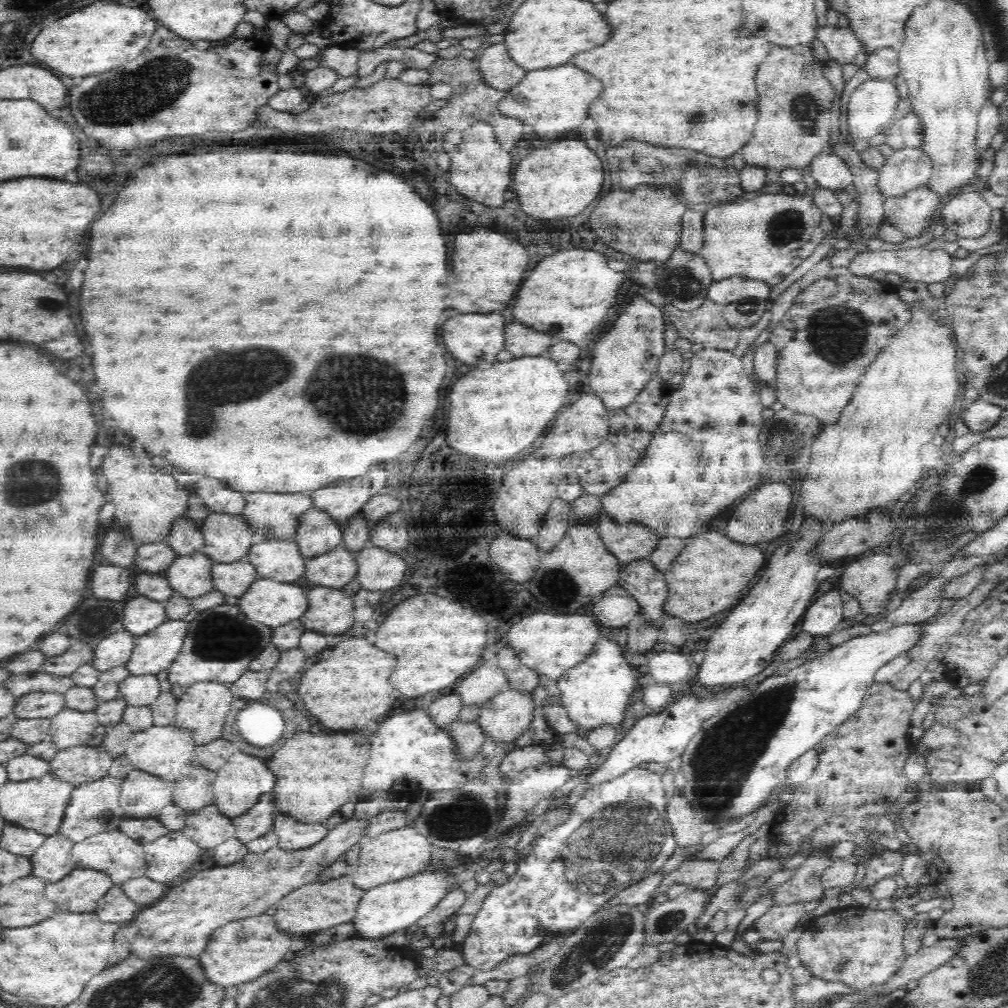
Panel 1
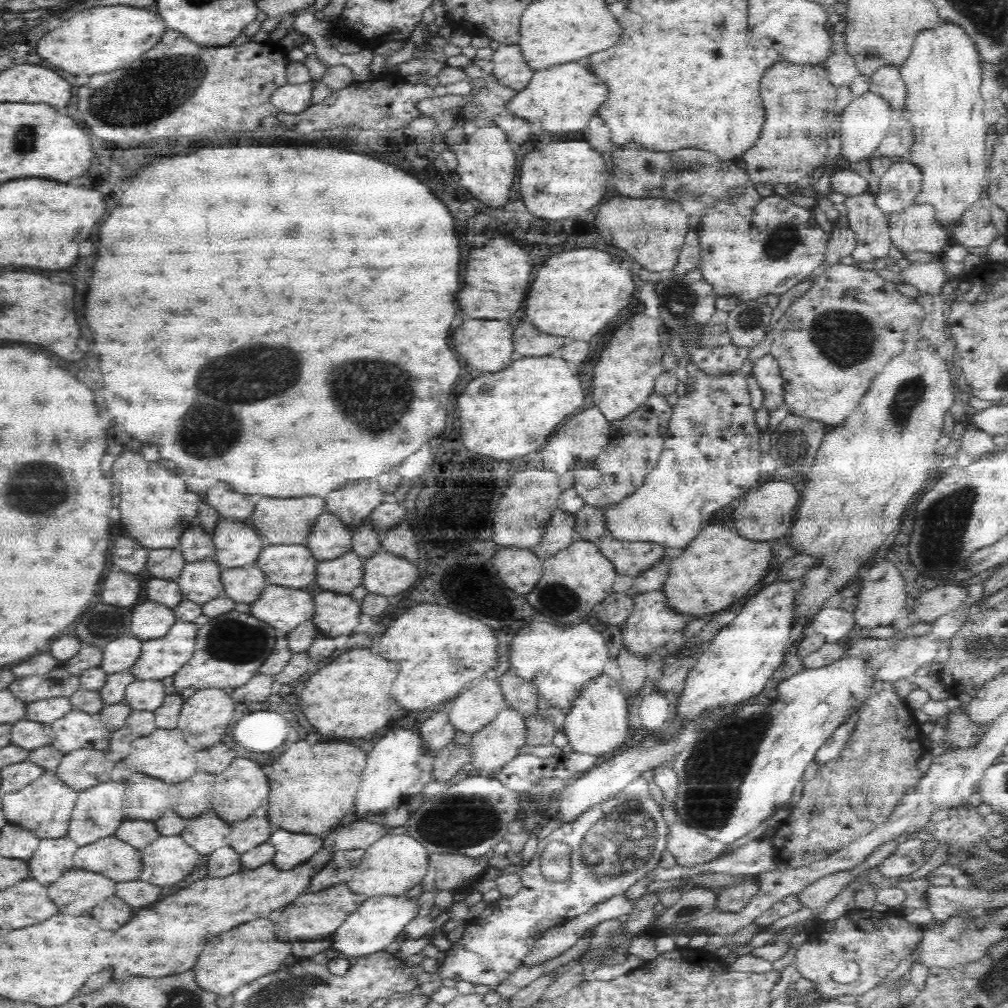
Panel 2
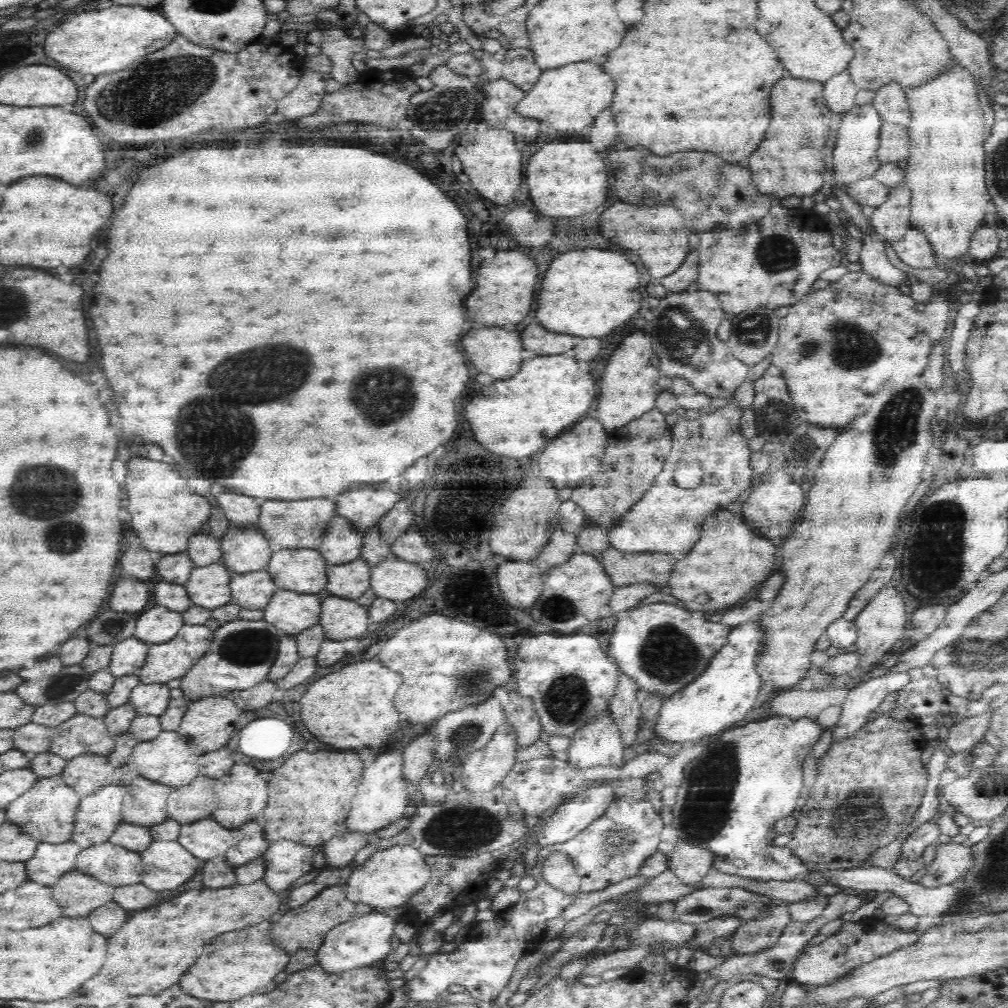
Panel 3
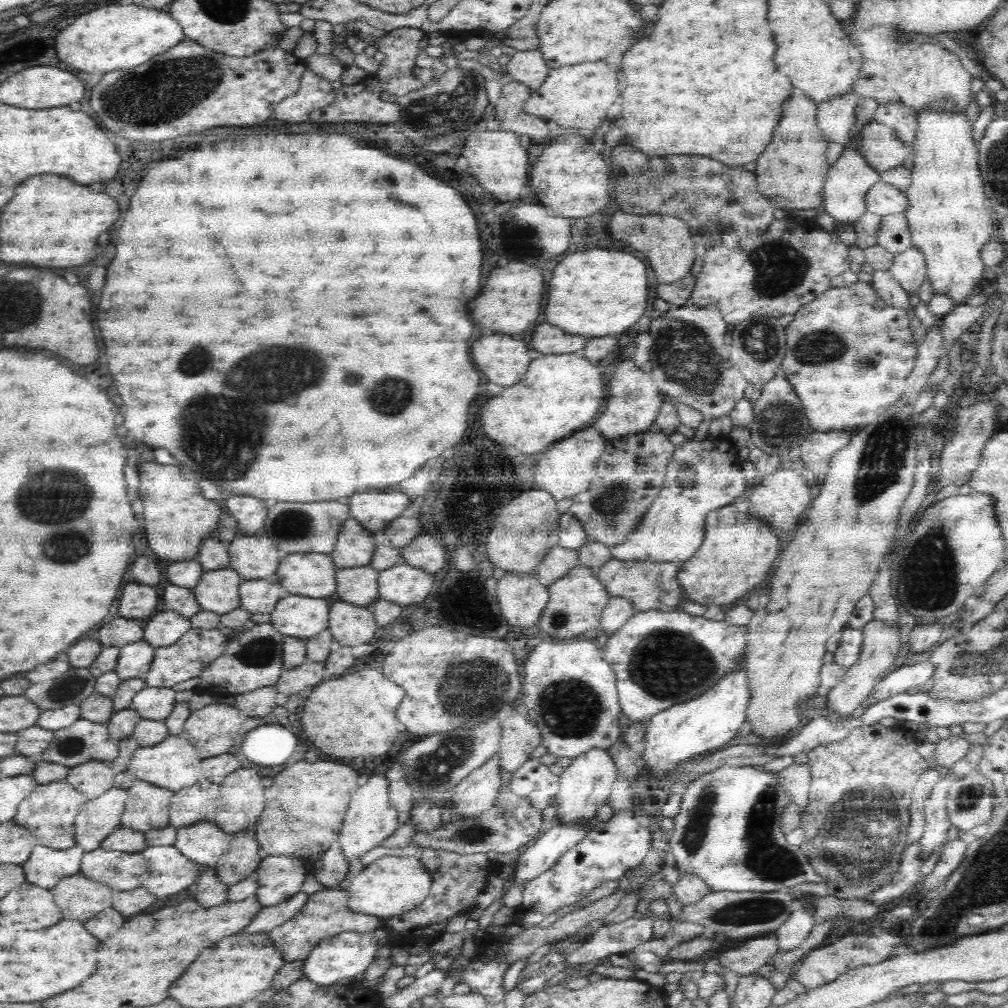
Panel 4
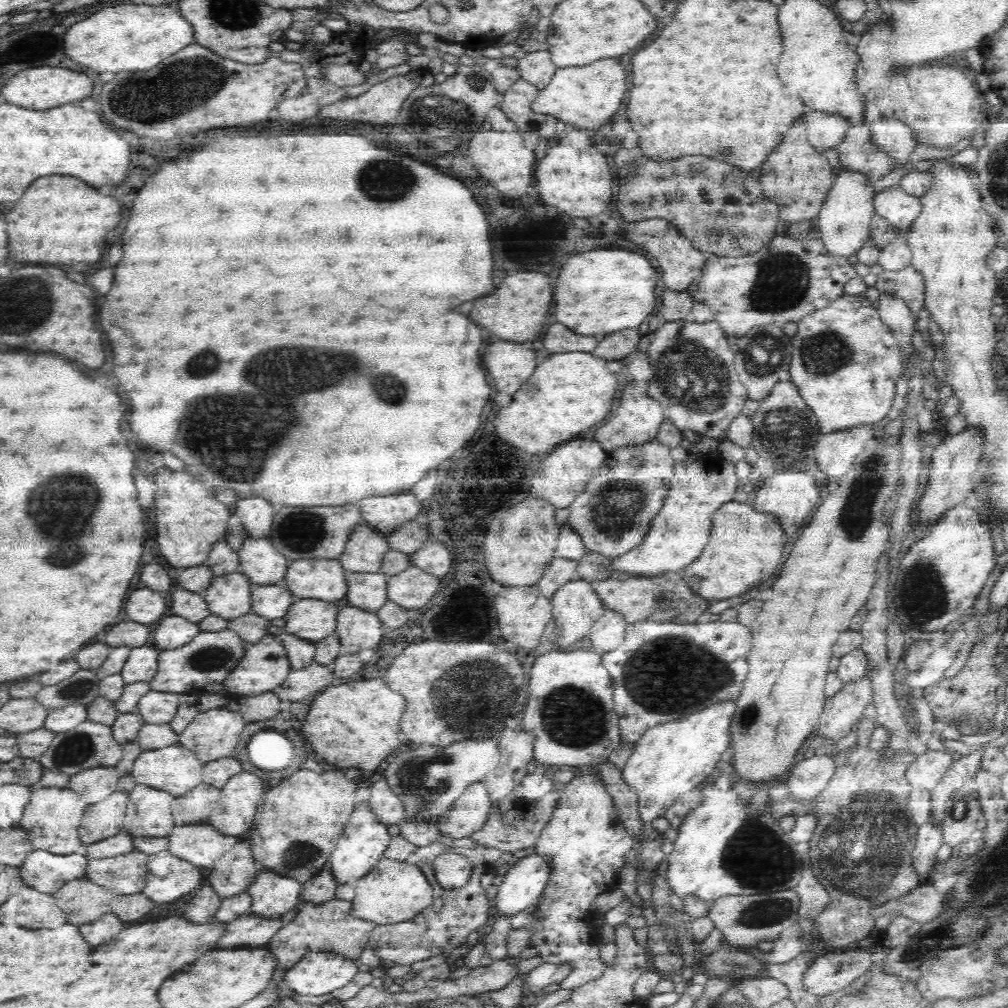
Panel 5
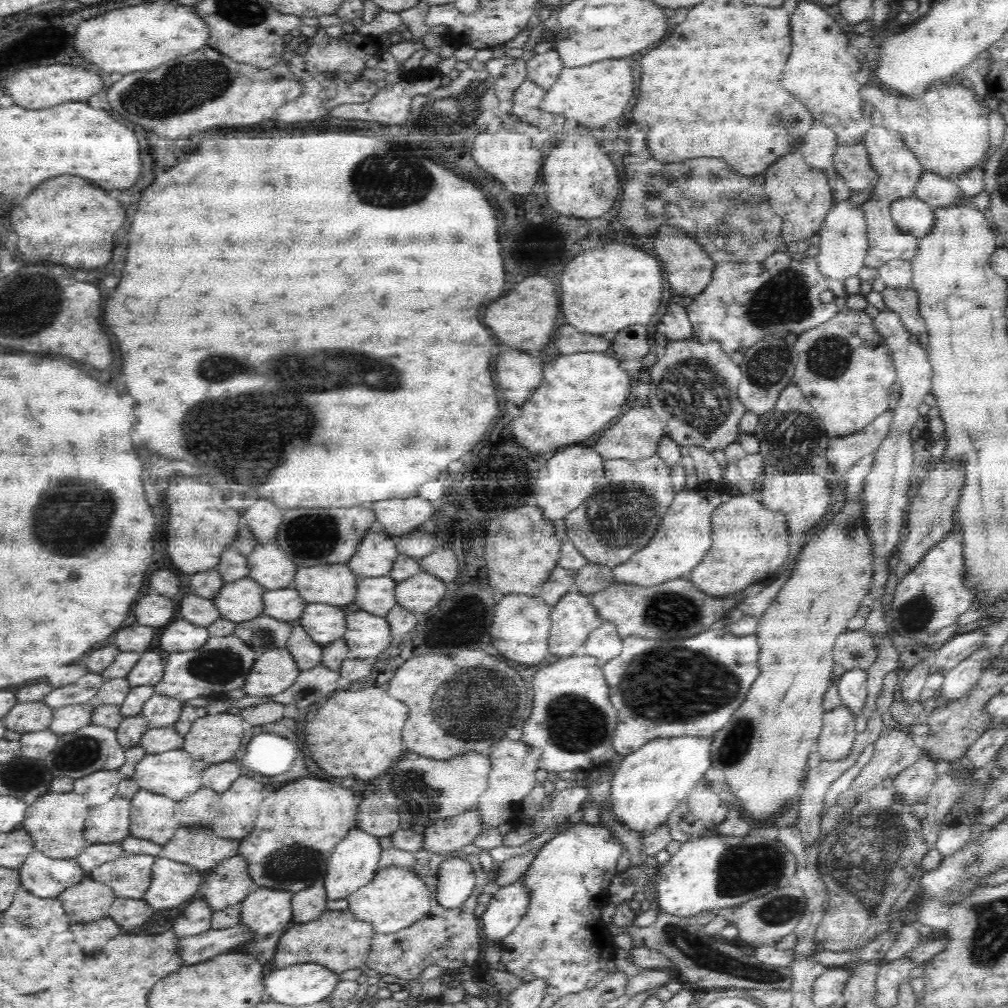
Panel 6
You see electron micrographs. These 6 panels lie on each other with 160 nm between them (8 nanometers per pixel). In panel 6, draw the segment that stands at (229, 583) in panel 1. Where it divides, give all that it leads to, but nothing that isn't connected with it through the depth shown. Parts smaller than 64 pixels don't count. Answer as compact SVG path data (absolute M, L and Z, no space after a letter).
M294 586L265 589L262 592L262 614L281 621L291 621L300 616L306 602L298 594Z

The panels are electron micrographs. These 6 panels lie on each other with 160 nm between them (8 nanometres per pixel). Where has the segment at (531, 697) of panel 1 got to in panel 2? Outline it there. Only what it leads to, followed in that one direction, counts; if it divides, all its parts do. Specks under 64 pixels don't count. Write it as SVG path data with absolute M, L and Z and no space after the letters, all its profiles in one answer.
M507 703L492 722L471 735L471 766L481 772L498 771L526 742L527 717Z

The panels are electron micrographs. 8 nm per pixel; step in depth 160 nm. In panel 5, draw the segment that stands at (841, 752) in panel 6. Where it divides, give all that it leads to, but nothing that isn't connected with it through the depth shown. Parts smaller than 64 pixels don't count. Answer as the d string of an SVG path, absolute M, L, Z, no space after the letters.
M864 670L864 674L856 680L843 682L842 688L836 694L826 698L816 727L821 734L845 736L858 722L862 710L872 702L873 686L867 671L870 672Z

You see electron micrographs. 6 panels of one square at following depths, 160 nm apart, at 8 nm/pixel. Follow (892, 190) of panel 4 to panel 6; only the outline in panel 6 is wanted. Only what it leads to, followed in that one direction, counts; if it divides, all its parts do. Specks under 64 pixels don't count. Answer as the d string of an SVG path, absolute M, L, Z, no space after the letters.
M914 195L892 200L888 213L901 231L916 238L924 236L932 226L932 207Z

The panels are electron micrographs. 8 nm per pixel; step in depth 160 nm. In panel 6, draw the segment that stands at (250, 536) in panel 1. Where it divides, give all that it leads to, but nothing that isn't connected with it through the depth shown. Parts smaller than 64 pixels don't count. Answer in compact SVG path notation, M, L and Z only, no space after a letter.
M276 542L258 543L246 557L248 576L265 589L292 586L296 565Z

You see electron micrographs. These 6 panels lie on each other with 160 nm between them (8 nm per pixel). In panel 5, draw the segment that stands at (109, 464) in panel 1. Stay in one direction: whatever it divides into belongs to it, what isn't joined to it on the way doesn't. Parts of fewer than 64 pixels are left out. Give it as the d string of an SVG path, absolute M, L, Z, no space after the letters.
M158 468L154 472L156 496L154 496L154 520L156 542L160 554L174 567L188 568L202 564L214 542L224 540L232 510L218 502L200 482L188 472L172 472Z

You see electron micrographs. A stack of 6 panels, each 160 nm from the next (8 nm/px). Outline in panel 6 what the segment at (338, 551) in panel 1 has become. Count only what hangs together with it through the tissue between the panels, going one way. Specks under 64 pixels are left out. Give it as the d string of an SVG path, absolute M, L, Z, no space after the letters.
M388 576L360 577L356 580L356 606L366 612L384 617L397 604L394 598L396 581Z

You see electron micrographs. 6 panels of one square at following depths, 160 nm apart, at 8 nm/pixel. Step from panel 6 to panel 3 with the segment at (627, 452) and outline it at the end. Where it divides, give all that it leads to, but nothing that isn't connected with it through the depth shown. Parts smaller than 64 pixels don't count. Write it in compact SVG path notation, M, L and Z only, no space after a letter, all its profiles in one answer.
M640 330L624 336L600 376L602 386L598 390L598 404L592 416L598 419L608 432L639 418L644 412L648 412L655 406L656 397L662 386L658 384L659 370L654 368L650 362L656 354L652 346L652 338L651 332L646 334Z

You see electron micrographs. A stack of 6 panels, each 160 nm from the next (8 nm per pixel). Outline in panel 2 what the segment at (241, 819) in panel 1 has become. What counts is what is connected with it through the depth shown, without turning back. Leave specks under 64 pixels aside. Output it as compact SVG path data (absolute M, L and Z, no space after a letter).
M268 804L260 805L248 818L231 823L229 845L238 853L247 852L269 840L274 827L268 818L268 809Z

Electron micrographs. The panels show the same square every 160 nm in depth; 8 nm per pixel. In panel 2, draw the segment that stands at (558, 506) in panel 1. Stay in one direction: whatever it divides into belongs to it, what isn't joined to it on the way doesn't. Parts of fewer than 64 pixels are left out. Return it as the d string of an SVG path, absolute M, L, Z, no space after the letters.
M556 508L548 520L540 542L531 547L543 561L575 540L575 514Z

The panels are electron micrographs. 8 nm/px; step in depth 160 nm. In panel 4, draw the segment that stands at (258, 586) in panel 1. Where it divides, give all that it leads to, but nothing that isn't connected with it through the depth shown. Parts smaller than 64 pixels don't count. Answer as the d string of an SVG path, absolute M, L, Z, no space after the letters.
M287 593L269 612L270 623L284 636L308 638L328 628L328 608L324 597Z

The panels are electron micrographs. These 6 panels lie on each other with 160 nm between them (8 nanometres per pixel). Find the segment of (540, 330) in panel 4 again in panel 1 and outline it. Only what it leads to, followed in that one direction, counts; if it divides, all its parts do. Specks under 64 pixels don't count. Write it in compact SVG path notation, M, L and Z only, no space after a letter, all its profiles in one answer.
M506 324L504 338L506 338L506 344L503 349L515 358L536 356L552 346L552 340L548 334L530 330L524 324Z

